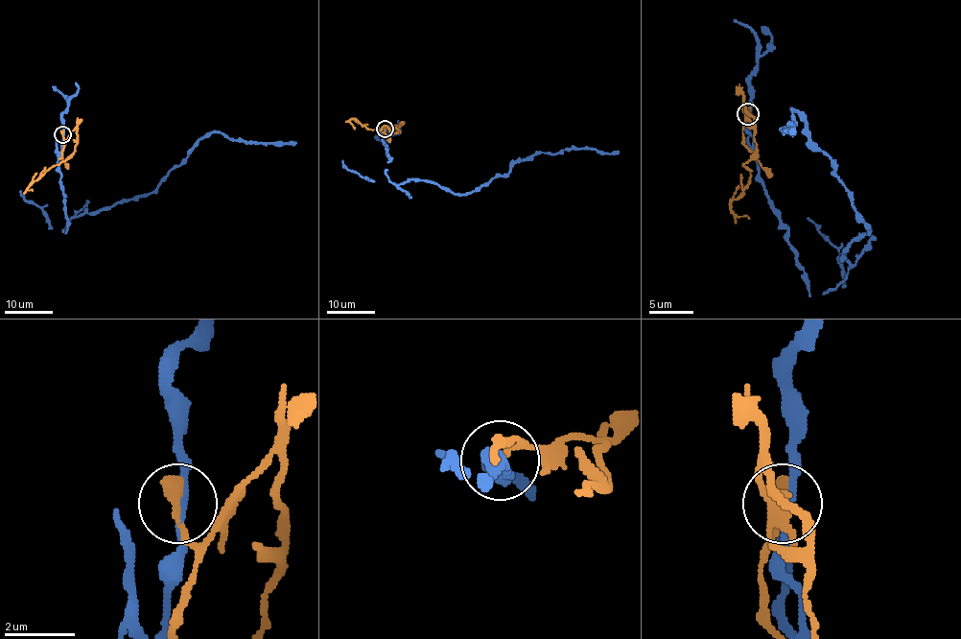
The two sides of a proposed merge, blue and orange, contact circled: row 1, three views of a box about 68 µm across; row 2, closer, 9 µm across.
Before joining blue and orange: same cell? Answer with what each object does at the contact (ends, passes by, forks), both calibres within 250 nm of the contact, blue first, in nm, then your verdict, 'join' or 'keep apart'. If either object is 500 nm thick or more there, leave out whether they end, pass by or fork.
blue passes by | orange ends | 200/400 nm | keep apart

